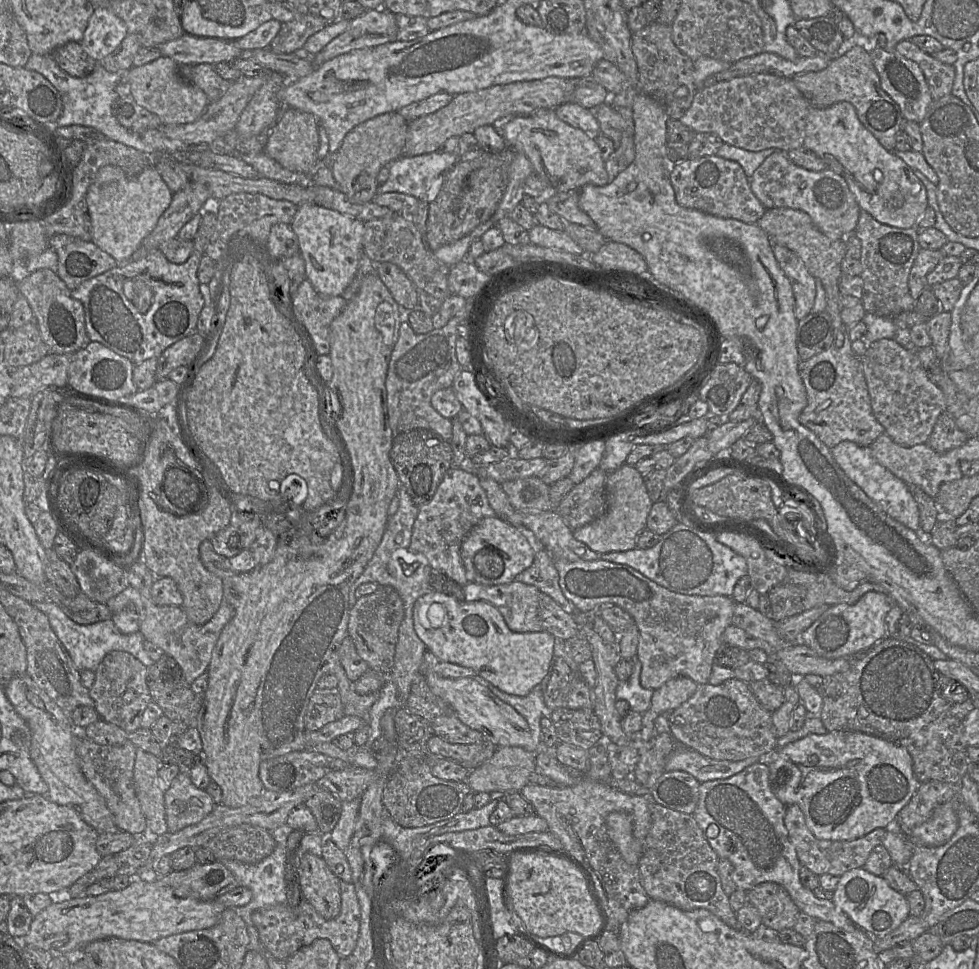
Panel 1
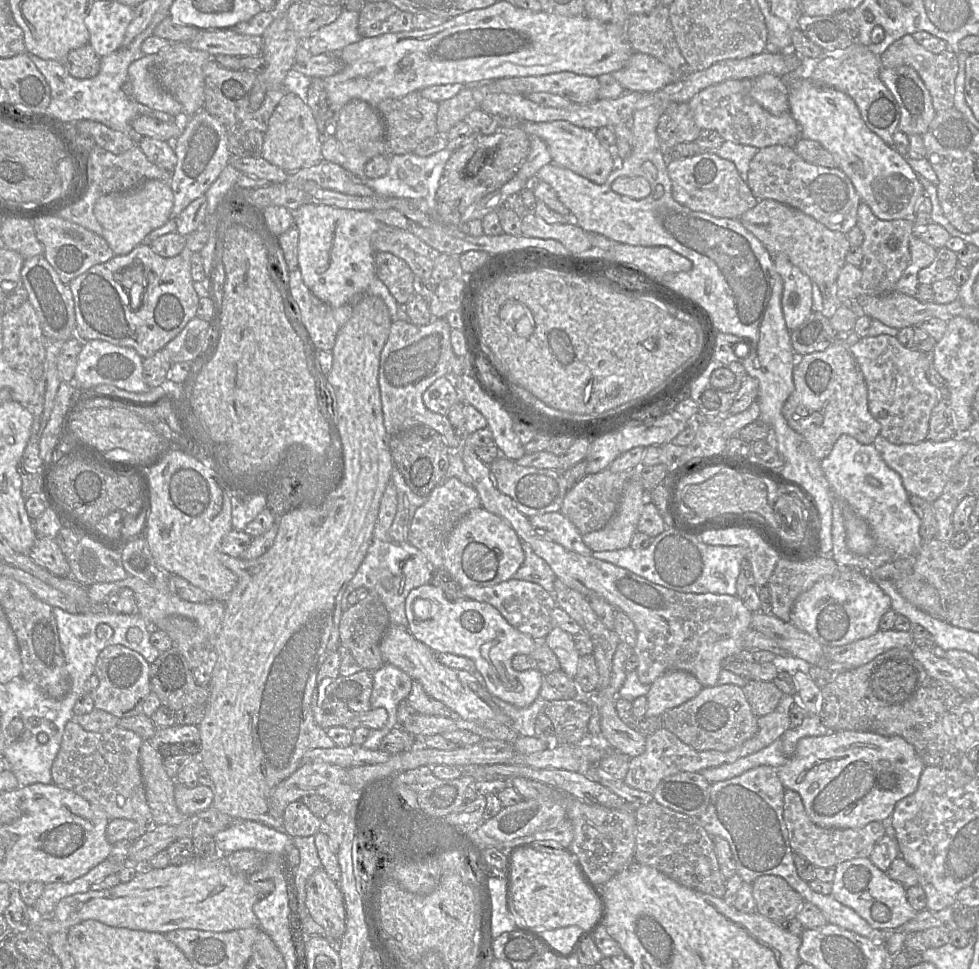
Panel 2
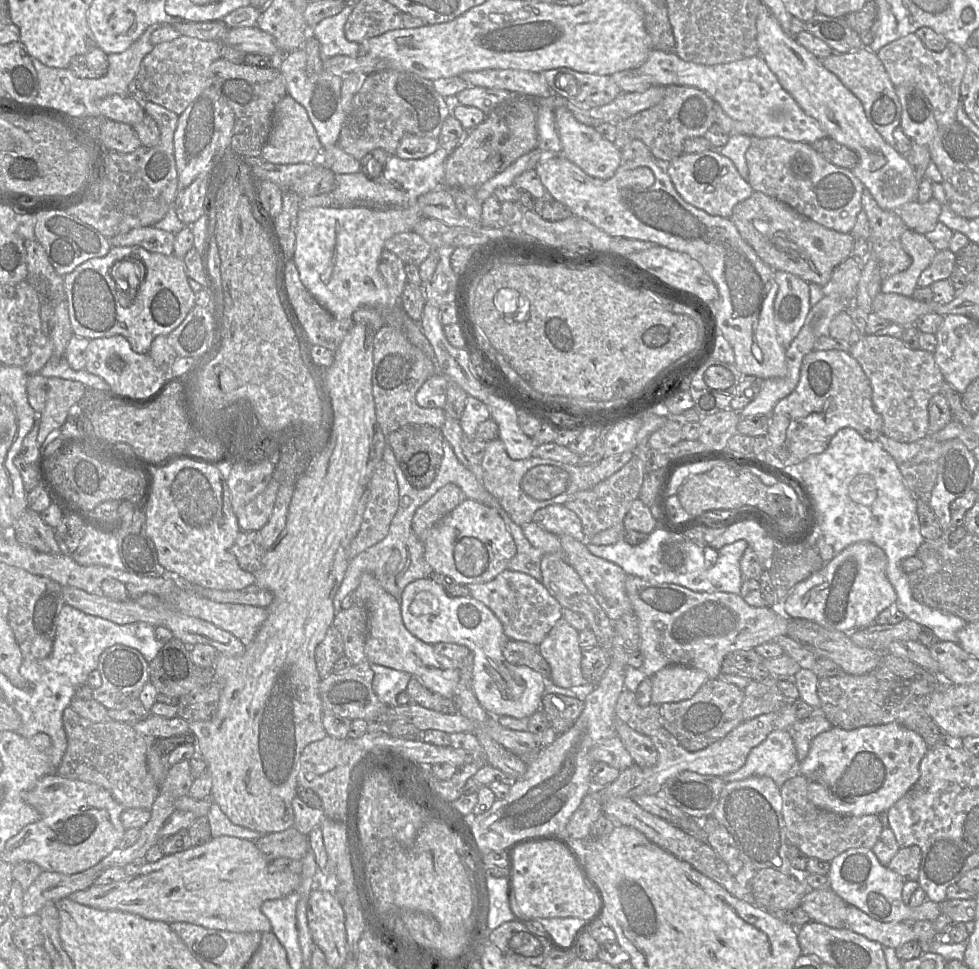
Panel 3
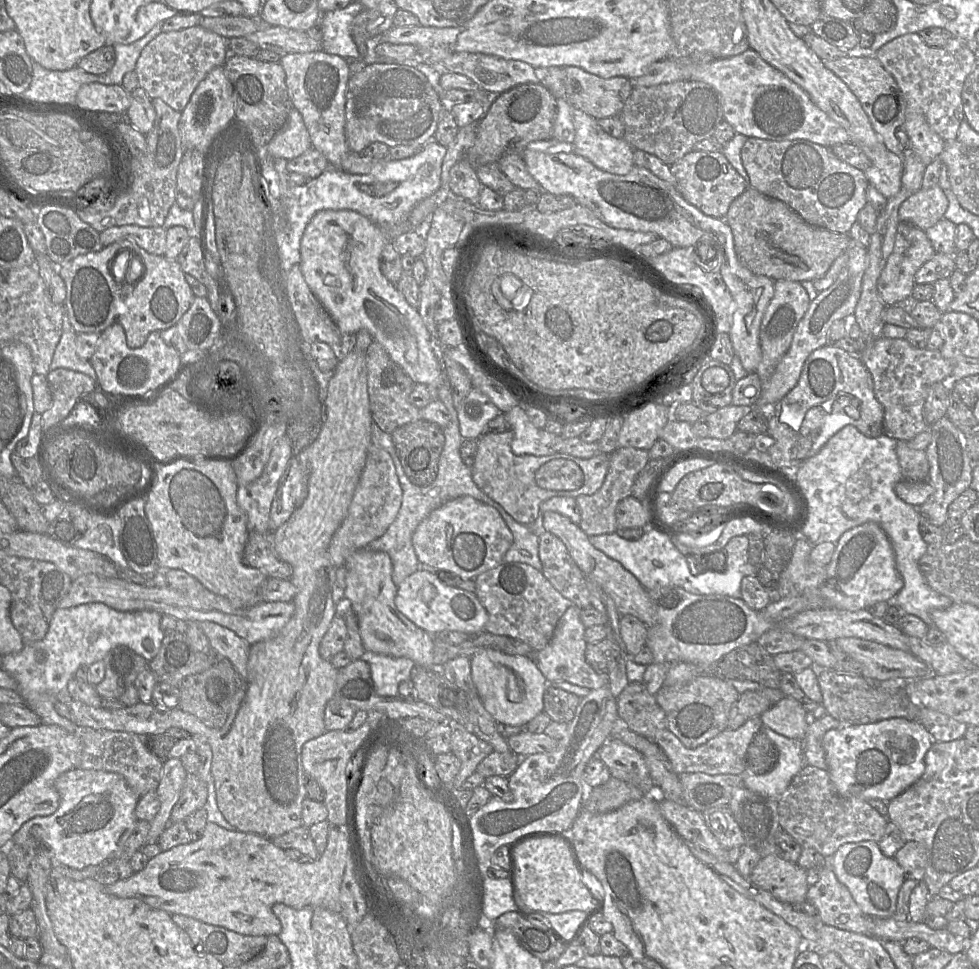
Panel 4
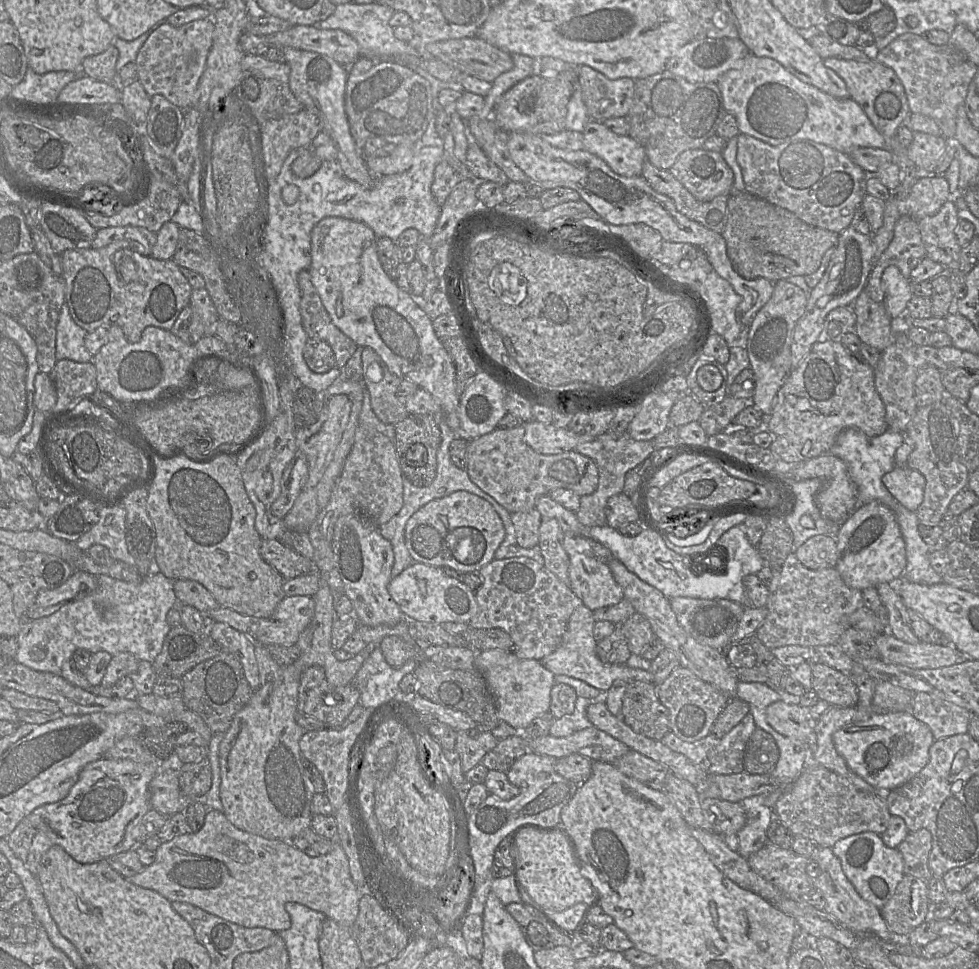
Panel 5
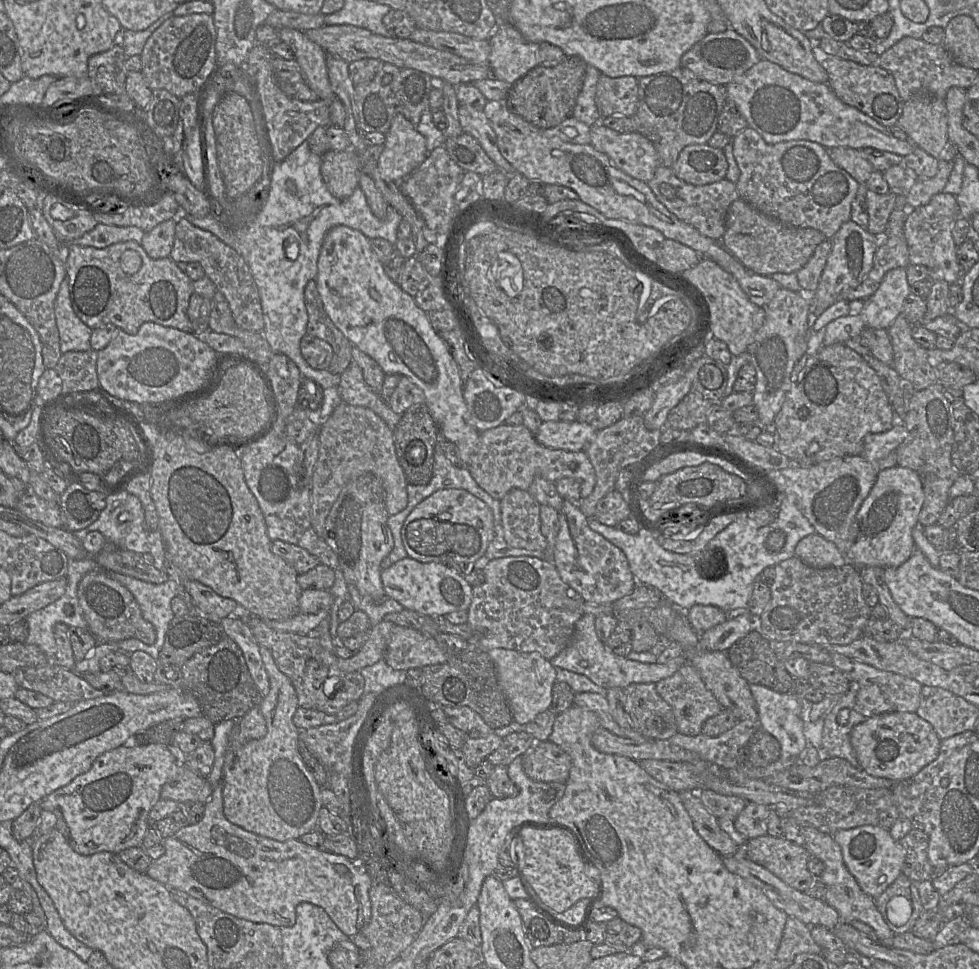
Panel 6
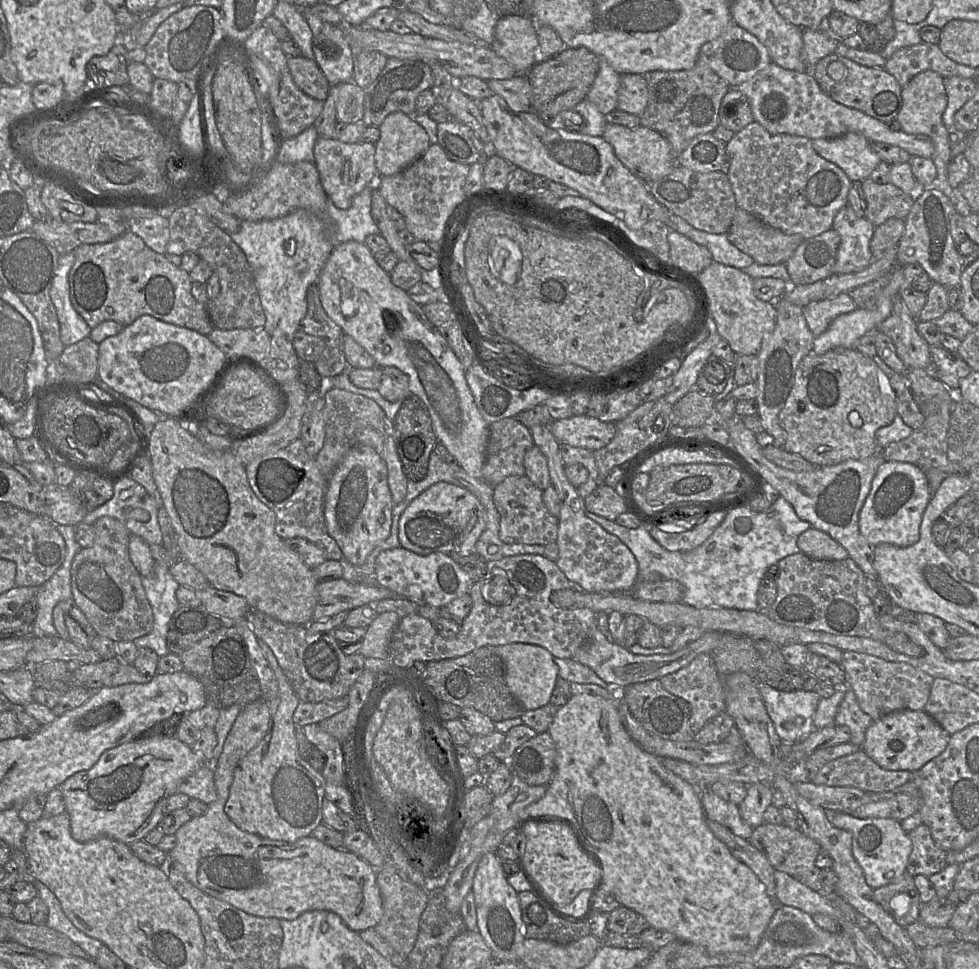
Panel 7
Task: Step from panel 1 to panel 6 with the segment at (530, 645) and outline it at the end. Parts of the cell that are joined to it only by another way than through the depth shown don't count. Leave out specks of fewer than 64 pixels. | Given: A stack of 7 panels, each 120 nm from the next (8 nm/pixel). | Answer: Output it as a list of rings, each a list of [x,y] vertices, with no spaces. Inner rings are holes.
[[[407,556],[381,571],[381,581],[387,597],[391,597],[405,609],[431,617],[444,617],[455,611],[468,611],[472,601],[472,587],[453,568],[436,562],[422,563]],[[504,648],[491,649],[487,653],[496,667],[498,683],[508,701],[514,721],[527,724],[550,708],[552,687],[556,681],[555,667],[550,660],[537,652],[524,653]]]

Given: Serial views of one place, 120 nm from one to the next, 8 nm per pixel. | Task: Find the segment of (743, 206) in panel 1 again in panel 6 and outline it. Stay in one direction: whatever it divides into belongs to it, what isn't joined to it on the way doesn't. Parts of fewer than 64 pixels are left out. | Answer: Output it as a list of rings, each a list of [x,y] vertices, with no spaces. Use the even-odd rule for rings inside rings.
[[[693,144],[683,148],[671,168],[681,180],[699,186],[726,178],[728,163],[723,149]]]

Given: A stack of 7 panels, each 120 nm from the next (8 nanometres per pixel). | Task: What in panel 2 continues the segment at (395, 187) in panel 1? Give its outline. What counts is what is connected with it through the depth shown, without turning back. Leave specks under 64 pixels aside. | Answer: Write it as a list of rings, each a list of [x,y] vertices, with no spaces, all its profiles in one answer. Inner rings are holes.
[[[445,148],[427,157],[418,156],[413,152],[390,155],[387,174],[379,178],[365,178],[363,182],[378,196],[433,201],[443,169],[451,154],[452,152]]]

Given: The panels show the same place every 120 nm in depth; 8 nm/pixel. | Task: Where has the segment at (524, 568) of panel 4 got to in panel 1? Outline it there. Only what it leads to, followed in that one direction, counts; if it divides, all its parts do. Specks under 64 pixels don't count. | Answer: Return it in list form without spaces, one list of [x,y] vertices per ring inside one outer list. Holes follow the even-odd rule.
[[[522,582],[486,586],[467,583],[462,586],[466,602],[485,601],[502,614],[509,629],[515,633],[541,632],[538,588]]]

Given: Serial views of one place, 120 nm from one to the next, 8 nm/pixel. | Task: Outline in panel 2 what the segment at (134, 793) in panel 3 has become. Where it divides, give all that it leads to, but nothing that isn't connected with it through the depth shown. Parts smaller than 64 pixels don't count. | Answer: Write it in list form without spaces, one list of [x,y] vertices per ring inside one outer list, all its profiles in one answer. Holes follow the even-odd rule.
[[[75,719],[64,729],[60,750],[51,768],[52,783],[68,789],[101,809],[110,820],[125,818],[149,828],[153,825],[139,763],[143,739],[119,726],[103,732],[84,730]]]

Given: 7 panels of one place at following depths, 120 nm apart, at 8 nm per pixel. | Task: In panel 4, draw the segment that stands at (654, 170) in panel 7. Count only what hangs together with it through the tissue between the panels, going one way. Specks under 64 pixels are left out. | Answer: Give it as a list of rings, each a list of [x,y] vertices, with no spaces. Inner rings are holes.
[[[578,108],[572,111],[575,127],[573,150],[597,168],[626,175],[634,167],[634,148],[624,139],[606,133],[598,121]]]

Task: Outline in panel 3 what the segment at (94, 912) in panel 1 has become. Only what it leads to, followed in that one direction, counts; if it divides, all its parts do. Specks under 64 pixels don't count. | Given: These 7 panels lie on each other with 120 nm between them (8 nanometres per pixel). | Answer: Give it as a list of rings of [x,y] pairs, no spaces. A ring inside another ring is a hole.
[[[233,836],[211,838],[207,843],[175,854],[163,856],[156,862],[147,862],[135,874],[107,885],[90,887],[71,893],[68,897],[85,906],[99,910],[116,910],[139,915],[148,920],[188,922],[229,932],[270,932],[271,924],[262,913],[261,905],[266,900],[284,898],[297,891],[300,874],[270,872],[270,862],[258,849],[255,841]]]

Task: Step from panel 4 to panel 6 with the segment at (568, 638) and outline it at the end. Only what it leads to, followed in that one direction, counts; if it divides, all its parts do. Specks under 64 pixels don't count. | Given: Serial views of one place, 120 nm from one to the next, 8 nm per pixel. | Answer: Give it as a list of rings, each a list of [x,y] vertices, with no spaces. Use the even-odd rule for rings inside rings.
[[[583,614],[575,623],[574,632],[569,644],[555,657],[550,659],[554,667],[559,667],[589,678],[596,685],[604,688],[625,689],[633,683],[654,683],[673,675],[682,667],[687,659],[682,654],[667,663],[642,663],[613,654],[606,645],[599,640],[595,630],[595,616]]]

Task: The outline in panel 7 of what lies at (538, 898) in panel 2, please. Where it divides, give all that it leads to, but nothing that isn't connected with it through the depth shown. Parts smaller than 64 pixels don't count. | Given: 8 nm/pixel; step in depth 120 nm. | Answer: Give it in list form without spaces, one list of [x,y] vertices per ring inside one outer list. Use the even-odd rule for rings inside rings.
[[[564,822],[528,823],[523,832],[526,837],[523,865],[532,878],[540,885],[544,900],[553,908],[571,903],[582,890],[591,890],[598,877],[598,867],[586,850],[581,849]]]

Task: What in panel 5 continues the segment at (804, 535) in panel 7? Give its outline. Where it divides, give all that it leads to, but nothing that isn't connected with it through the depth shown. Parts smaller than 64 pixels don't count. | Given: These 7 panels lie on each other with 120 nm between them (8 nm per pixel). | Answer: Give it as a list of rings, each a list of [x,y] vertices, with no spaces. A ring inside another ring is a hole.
[[[812,536],[798,547],[794,554],[808,569],[834,568],[837,563],[837,543],[835,536]]]

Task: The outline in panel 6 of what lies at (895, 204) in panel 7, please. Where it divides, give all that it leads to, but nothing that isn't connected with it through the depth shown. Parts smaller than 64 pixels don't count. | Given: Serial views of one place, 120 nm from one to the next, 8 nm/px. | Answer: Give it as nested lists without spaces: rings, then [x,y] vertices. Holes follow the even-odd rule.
[[[871,190],[866,191],[866,204],[868,209],[867,231],[882,238],[887,229],[891,212],[894,210],[897,194],[886,193],[879,195]]]

